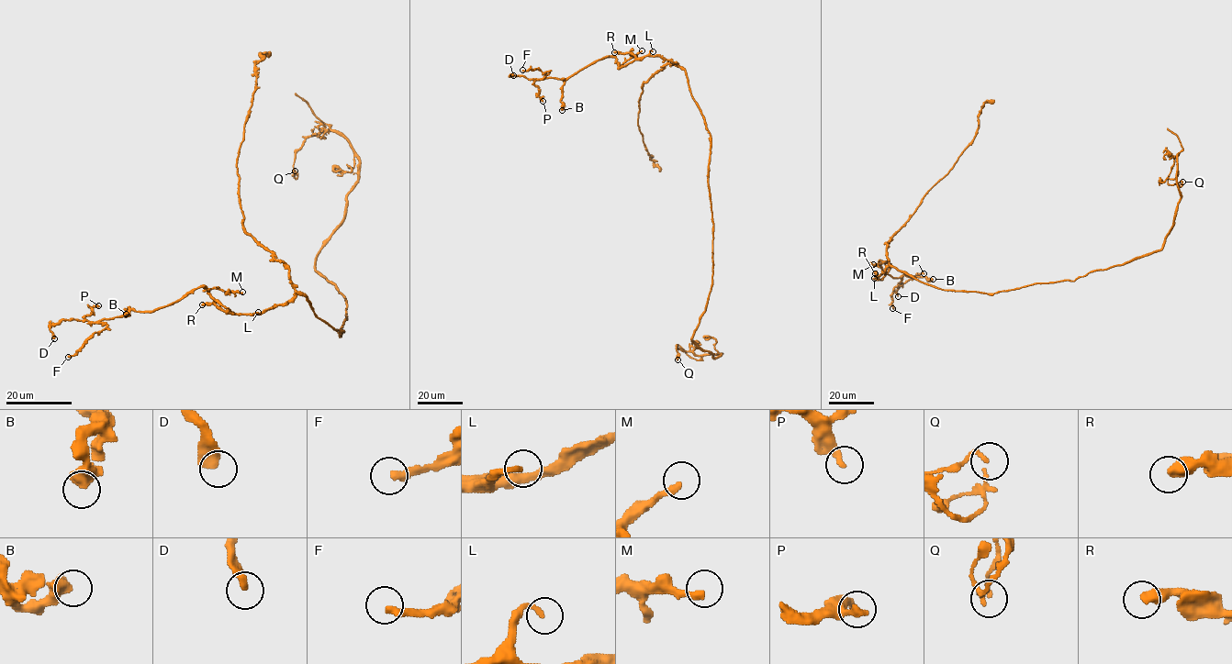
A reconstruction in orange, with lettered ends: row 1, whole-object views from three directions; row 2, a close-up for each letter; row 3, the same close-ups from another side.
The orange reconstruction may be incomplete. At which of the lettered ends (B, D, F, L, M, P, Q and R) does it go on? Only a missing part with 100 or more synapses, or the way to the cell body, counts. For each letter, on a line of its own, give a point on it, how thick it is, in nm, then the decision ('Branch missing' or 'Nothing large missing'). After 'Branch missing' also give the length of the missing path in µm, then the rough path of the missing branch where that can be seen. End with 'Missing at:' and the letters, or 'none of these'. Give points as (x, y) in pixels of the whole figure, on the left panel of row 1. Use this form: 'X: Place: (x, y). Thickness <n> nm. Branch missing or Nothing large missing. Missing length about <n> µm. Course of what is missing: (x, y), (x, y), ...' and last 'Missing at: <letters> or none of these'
B: Place: (126, 314). Thickness 400 nm. Nothing large missing
D: Place: (54, 338). Thickness 400 nm. Nothing large missing
F: Place: (68, 357). Thickness 280 nm. Nothing large missing
L: Place: (258, 312). Thickness 220 nm. Nothing large missing
M: Place: (242, 292). Thickness 280 nm. Nothing large missing
P: Place: (98, 305). Thickness 320 nm. Nothing large missing
Q: Place: (295, 171). Thickness 150 nm. Nothing large missing
R: Place: (202, 304). Thickness 480 nm. Nothing large missing
Missing at: none of these

